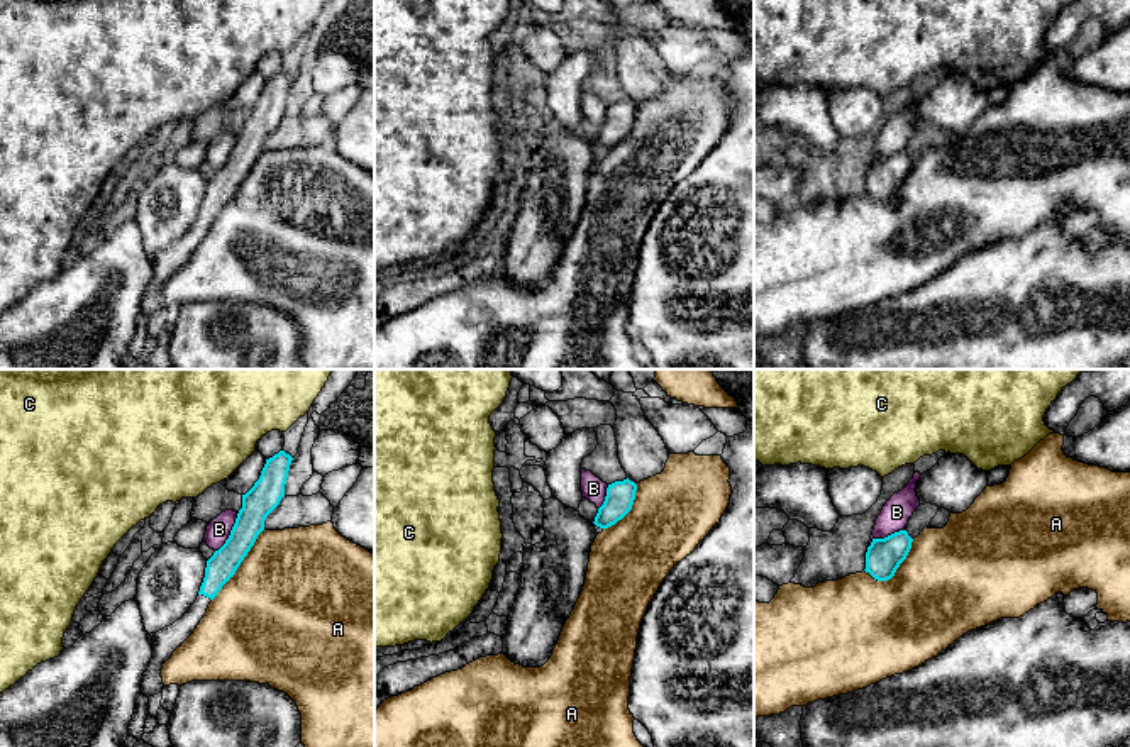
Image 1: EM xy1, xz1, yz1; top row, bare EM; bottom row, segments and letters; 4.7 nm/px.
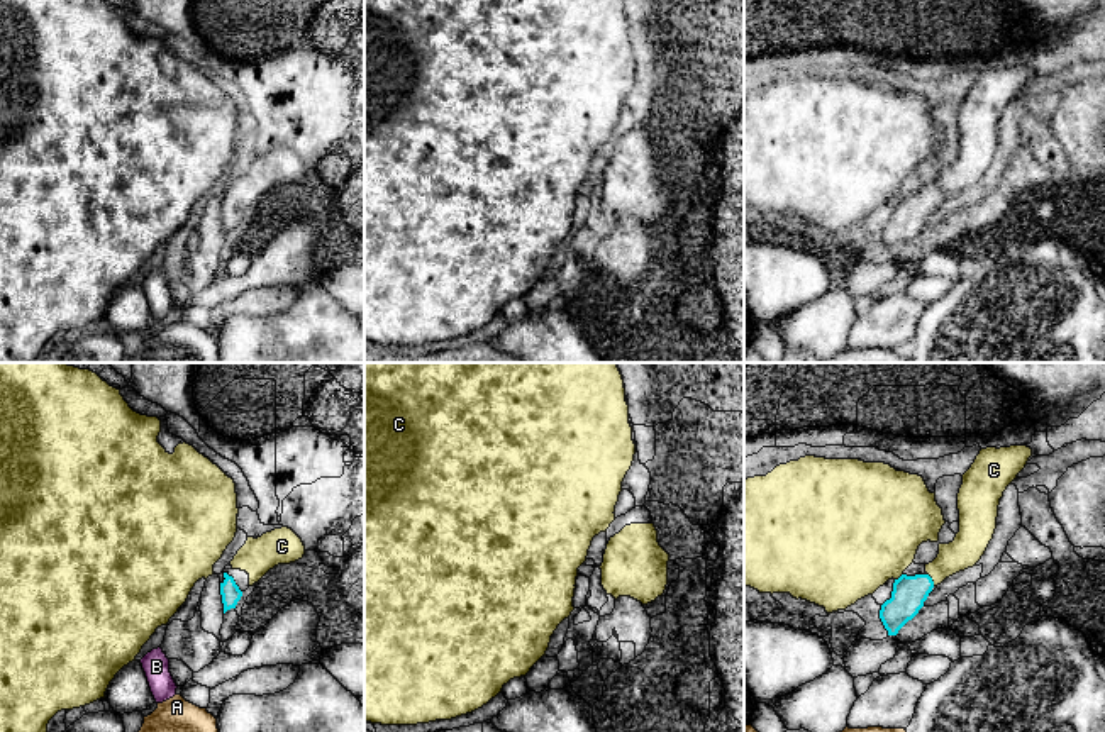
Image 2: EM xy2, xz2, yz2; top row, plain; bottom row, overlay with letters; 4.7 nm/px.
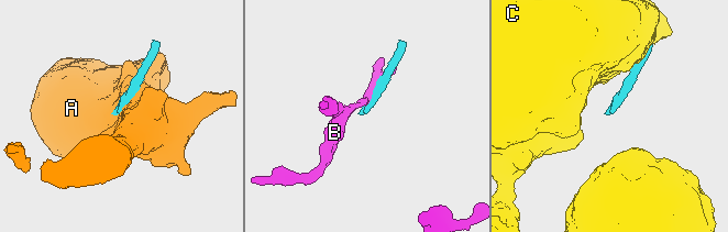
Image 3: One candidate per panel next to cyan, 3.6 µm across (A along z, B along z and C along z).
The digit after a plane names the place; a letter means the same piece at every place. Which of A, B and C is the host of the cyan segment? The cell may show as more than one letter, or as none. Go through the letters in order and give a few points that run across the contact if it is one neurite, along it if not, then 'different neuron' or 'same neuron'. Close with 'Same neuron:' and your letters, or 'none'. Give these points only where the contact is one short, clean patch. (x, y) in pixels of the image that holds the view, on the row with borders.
A: different neuron
B: different neuron
C: same neuron
Same neuron: C

